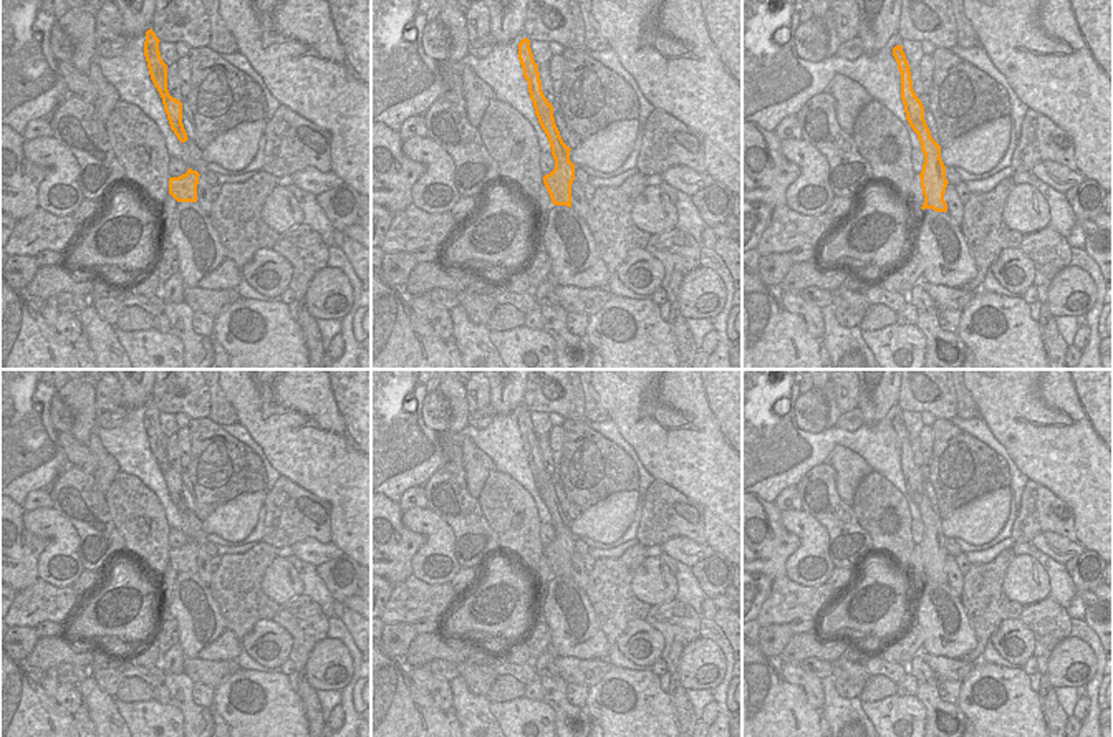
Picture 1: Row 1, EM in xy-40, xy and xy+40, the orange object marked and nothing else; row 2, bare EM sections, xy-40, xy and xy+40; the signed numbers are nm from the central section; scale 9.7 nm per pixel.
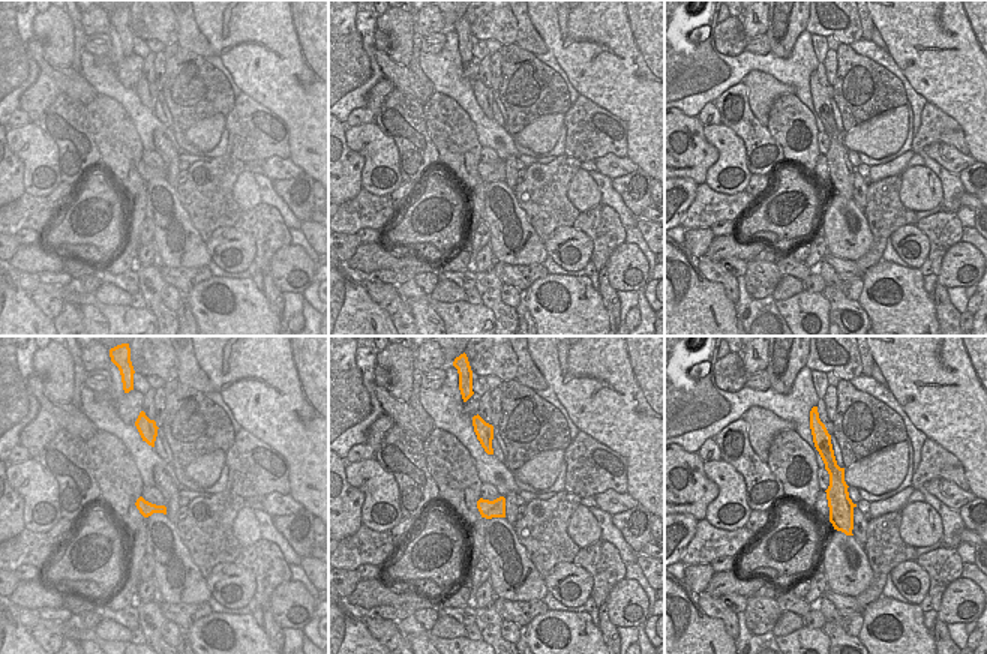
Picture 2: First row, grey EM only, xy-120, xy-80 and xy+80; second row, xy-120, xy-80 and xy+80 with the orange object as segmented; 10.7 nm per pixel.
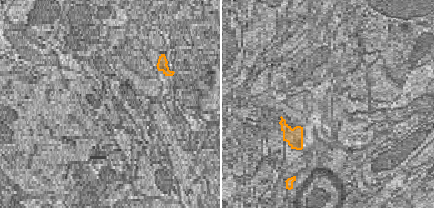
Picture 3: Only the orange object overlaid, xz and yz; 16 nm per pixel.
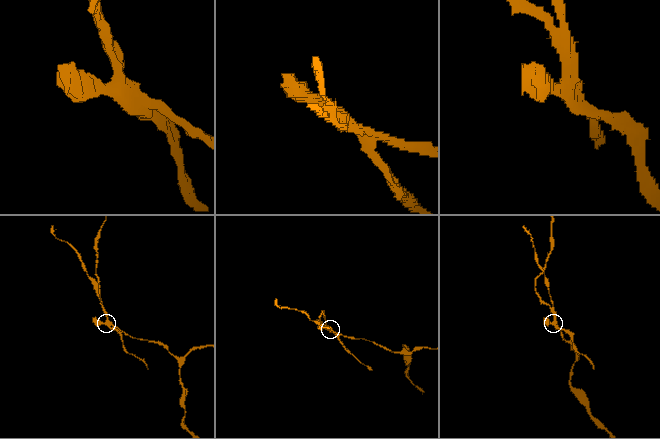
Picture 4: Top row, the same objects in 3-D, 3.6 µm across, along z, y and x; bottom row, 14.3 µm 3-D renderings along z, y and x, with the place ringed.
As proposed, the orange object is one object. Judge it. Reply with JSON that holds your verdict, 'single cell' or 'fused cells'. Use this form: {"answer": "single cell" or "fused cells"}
{"answer": "fused cells"}

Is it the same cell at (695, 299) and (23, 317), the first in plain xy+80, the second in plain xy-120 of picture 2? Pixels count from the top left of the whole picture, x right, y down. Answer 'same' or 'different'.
same

